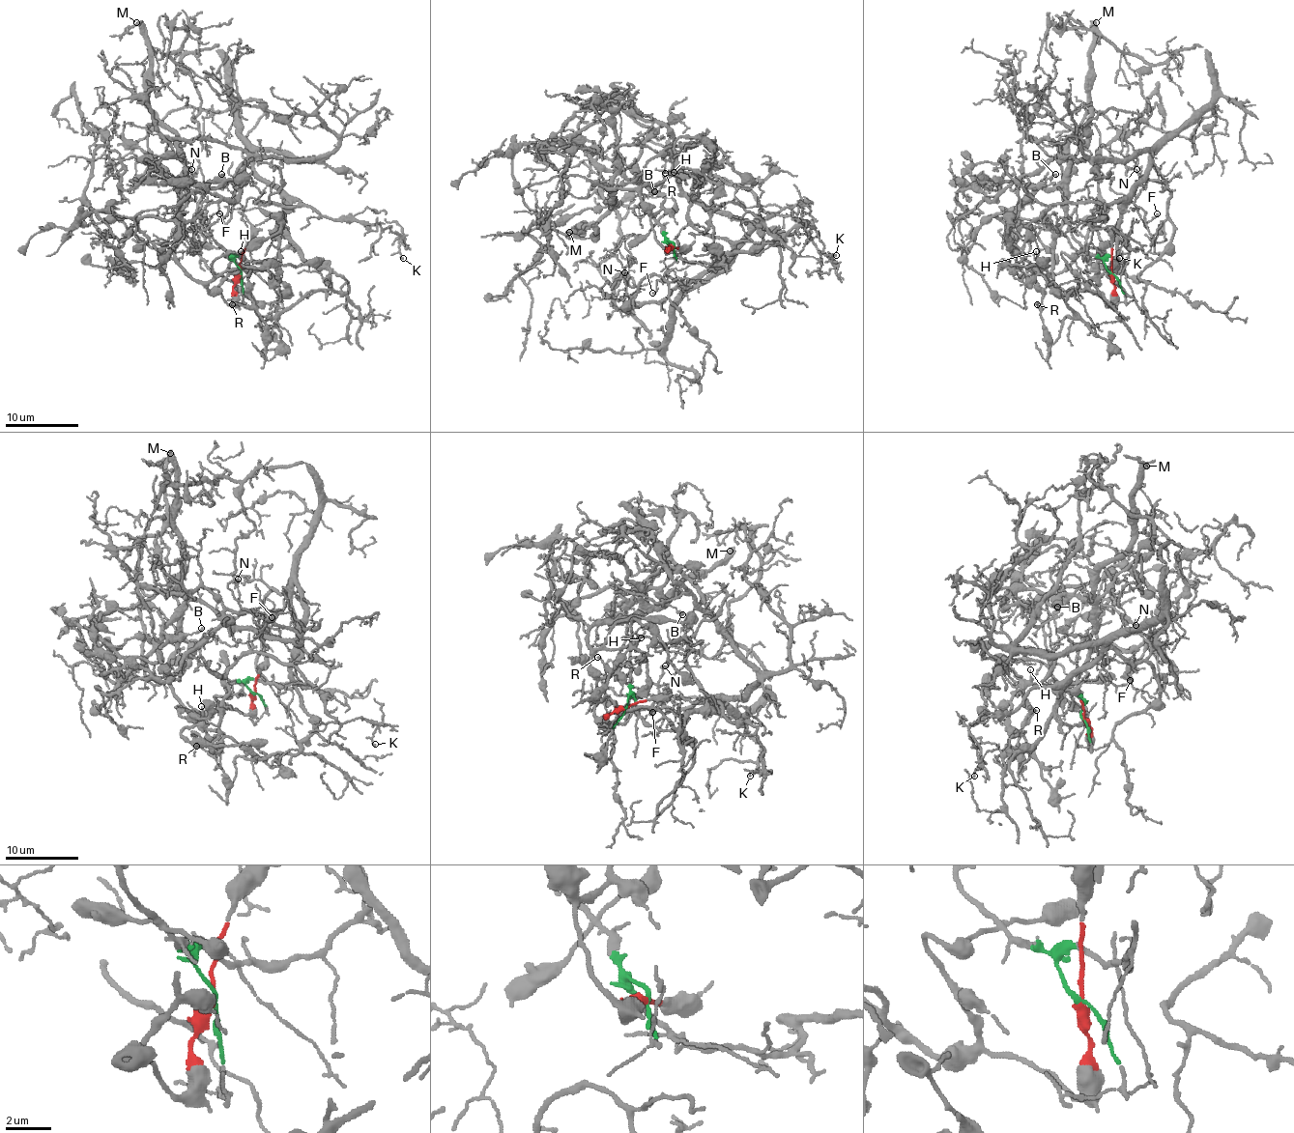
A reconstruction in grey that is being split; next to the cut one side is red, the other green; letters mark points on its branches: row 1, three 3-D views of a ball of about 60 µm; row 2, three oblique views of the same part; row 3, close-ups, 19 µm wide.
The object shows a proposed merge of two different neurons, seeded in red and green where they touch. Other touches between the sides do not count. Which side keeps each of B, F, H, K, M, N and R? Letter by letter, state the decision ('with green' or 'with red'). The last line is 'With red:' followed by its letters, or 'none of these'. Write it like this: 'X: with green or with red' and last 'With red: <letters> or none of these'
B: with red
F: with green
H: with red
K: with green
M: with red
N: with green
R: with red
With red: B, H, M, R

